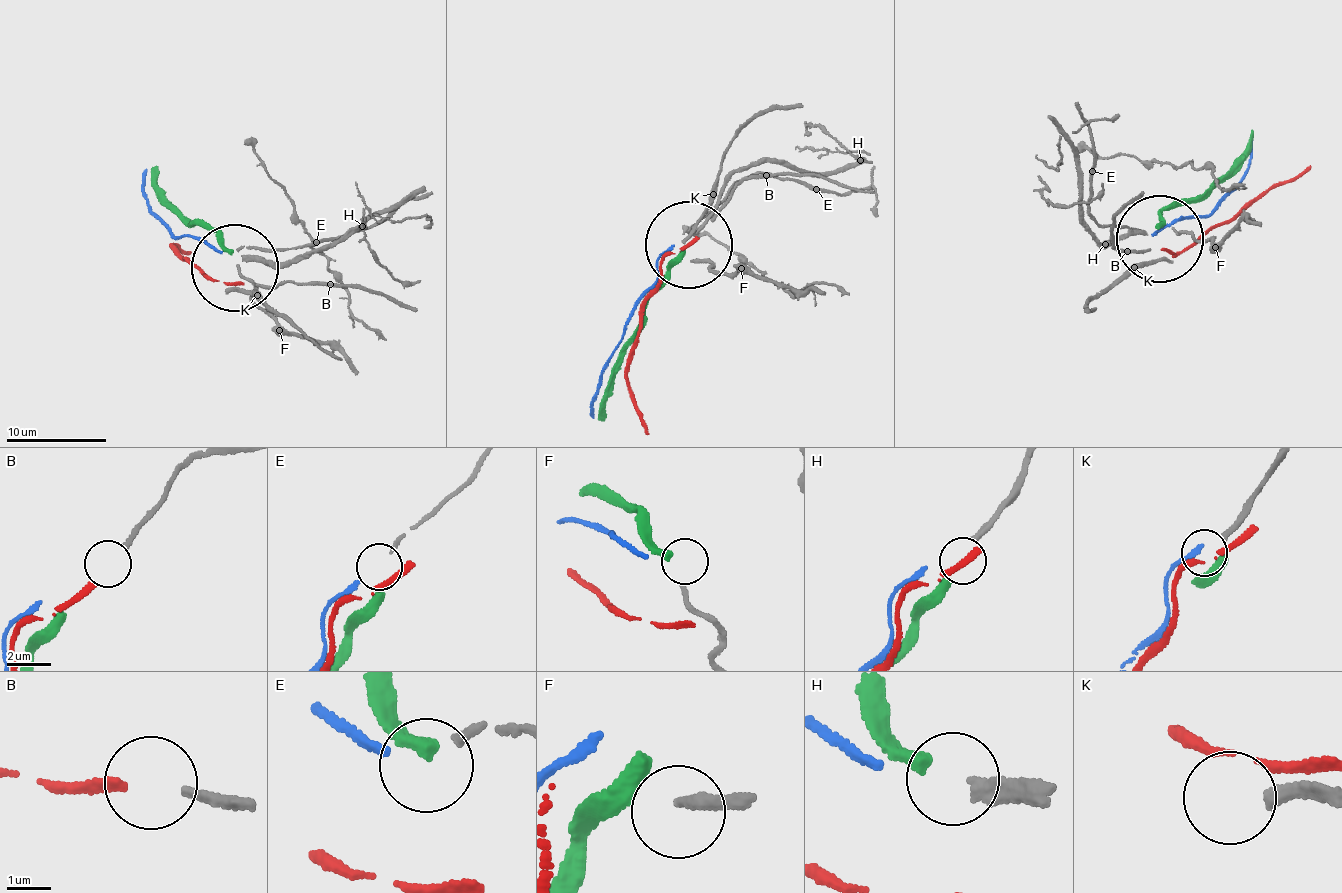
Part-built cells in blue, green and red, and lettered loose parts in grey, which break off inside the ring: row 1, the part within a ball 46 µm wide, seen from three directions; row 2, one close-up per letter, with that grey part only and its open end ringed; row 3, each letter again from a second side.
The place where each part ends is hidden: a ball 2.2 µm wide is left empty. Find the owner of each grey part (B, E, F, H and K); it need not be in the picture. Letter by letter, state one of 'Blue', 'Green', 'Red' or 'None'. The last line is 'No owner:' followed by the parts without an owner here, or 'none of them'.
B: Red
E: Blue
F: None
H: Green
K: None
No owner: F, K

